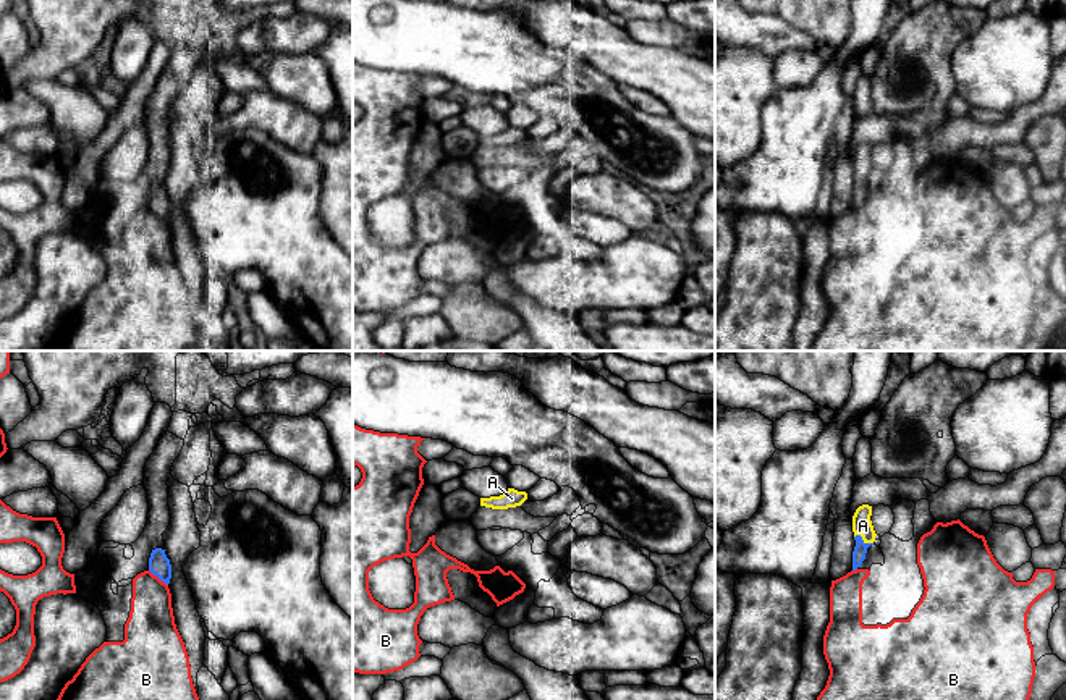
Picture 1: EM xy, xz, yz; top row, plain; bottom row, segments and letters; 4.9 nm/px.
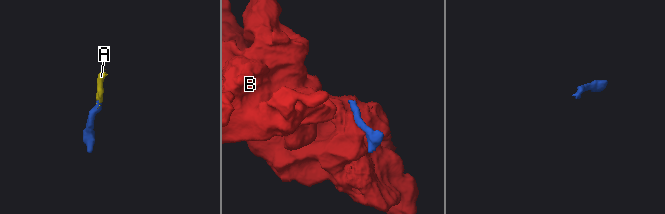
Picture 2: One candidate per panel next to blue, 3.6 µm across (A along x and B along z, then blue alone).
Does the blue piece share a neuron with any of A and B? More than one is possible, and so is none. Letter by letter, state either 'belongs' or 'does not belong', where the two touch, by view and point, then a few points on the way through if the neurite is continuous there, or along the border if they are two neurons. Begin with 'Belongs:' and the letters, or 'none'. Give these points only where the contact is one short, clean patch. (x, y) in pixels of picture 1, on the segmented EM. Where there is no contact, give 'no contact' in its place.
Belongs: A
A: belongs; meets blue in yz at (862, 540); runs through yz (859, 552), (862, 540), (862, 526)
B: does not belong; meets blue in xy at (159, 577); border along xy (149, 569), (167, 586)

